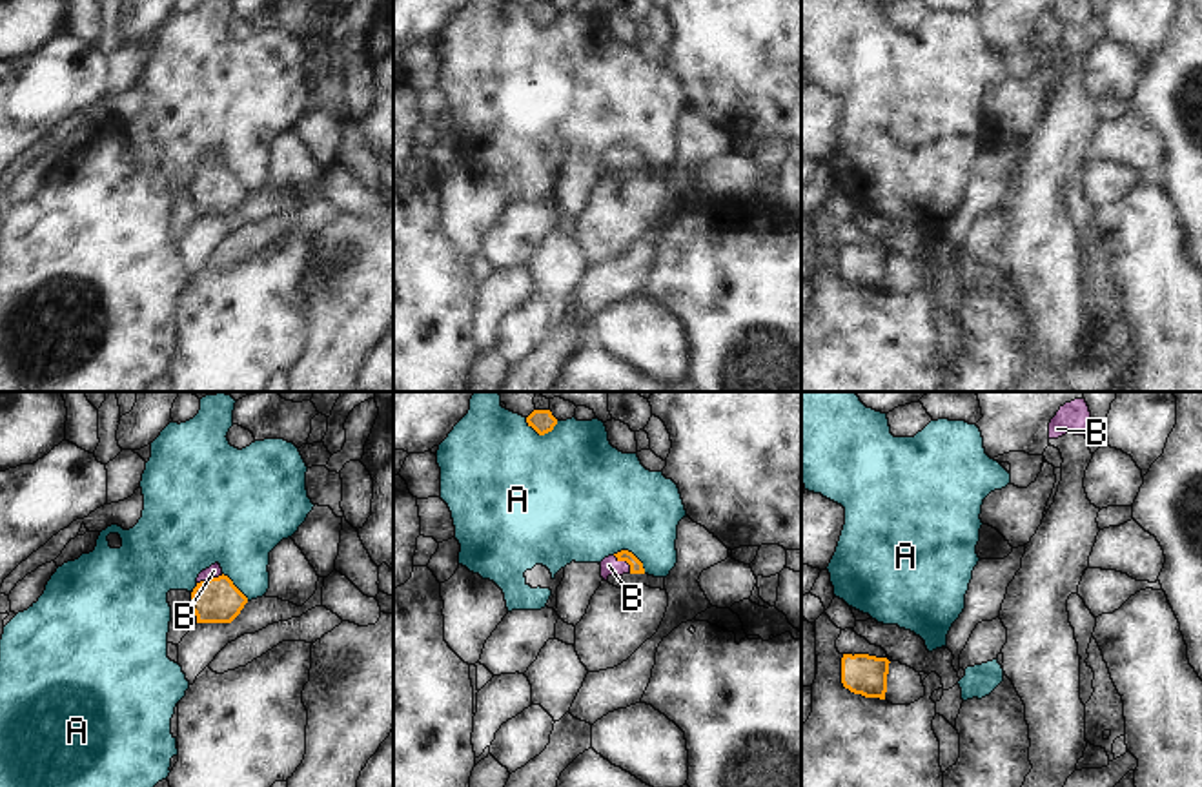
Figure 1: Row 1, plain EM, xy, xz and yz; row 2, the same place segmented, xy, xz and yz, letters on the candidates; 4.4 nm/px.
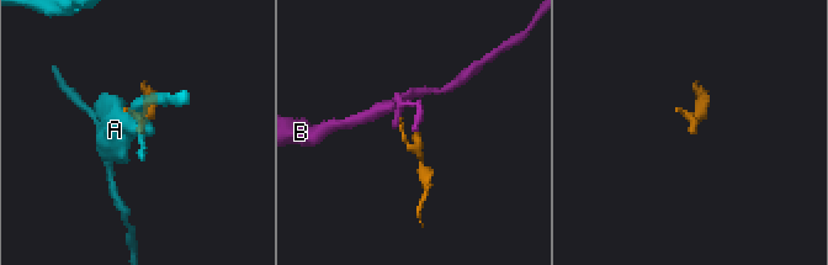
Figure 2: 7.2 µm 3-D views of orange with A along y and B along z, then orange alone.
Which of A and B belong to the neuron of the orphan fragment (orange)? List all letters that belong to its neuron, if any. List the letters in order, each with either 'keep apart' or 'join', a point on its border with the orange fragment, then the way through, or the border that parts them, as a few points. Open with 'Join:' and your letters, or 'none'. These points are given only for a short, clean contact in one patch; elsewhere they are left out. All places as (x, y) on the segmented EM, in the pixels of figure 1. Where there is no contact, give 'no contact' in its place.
Join: B
A: keep apart; contact xz (541, 434)
B: join; contact xy (210, 578); way xy (217, 600), (210, 578), (213, 571)

